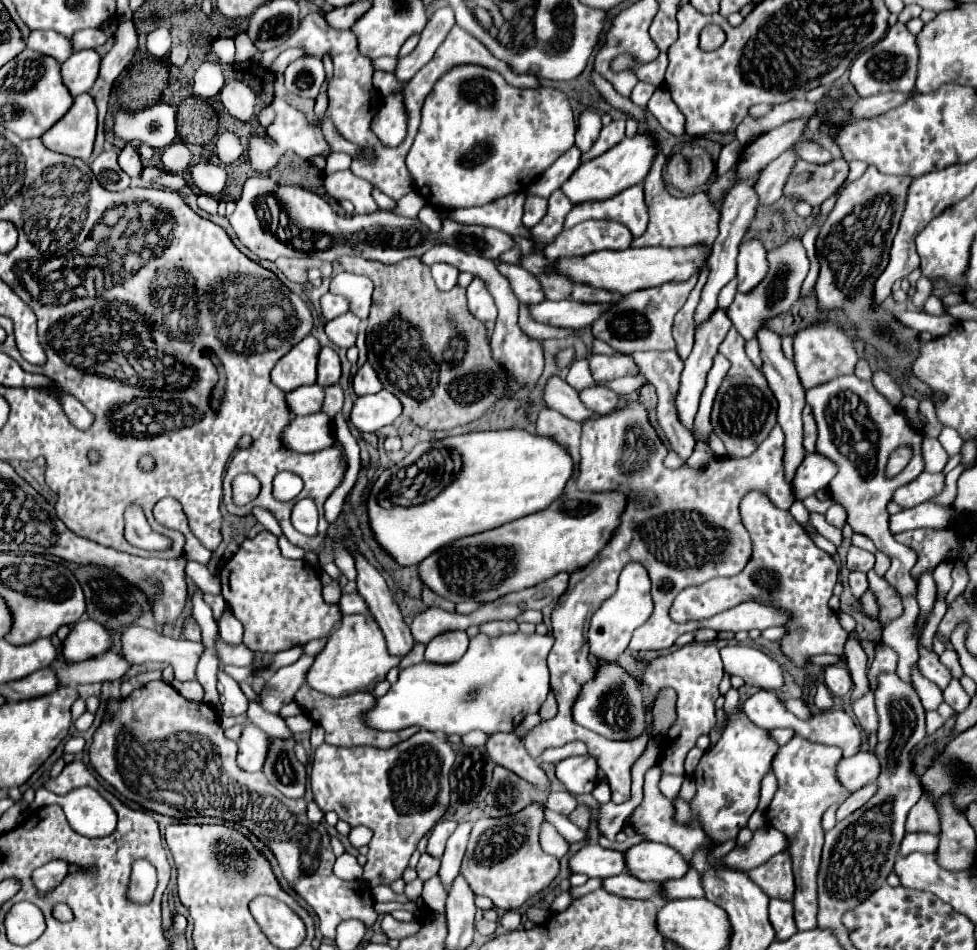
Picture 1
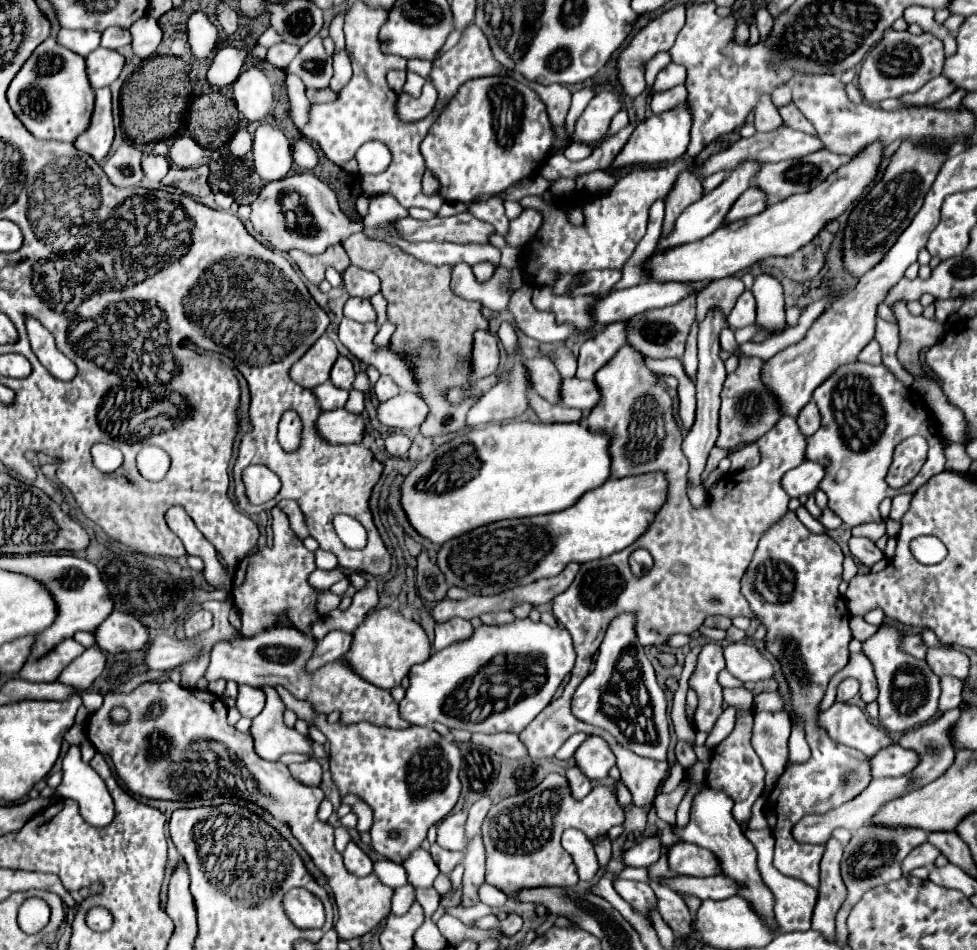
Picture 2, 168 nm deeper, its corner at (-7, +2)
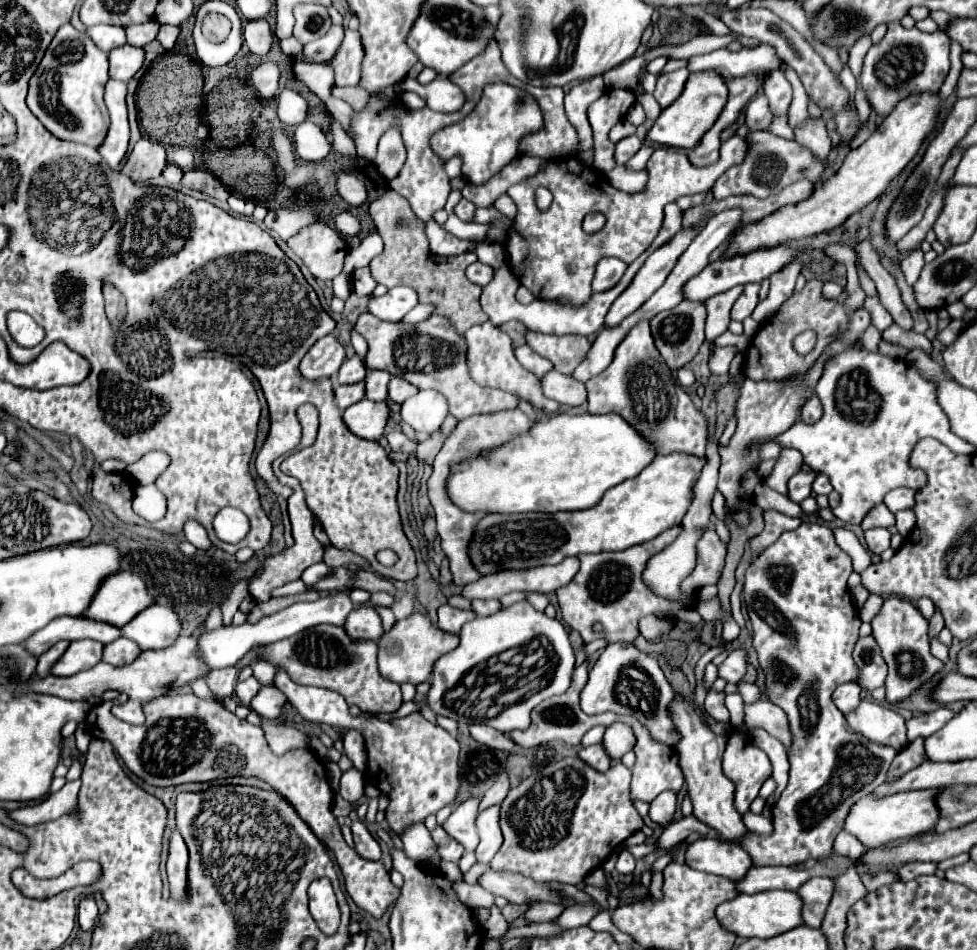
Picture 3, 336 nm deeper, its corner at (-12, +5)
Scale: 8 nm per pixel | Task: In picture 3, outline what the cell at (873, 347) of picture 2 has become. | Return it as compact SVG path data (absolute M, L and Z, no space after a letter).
M869 325L869 329L865 329L865 333L863 333L863 343L865 343L867 351L875 351L879 345L877 341L881 341L881 331L875 325Z

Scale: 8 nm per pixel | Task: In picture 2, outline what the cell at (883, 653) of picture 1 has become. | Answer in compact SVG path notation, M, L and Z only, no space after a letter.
M906 634L906 636L902 638L902 650L908 652L908 654L912 654L912 656L916 656L918 660L922 660L928 648L924 646L920 634Z

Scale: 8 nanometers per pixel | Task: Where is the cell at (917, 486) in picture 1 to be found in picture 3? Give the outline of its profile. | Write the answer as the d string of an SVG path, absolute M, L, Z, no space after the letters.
M899 511L899 513L895 513L895 519L897 519L897 523L895 523L897 531L903 537L909 535L911 529L913 529L913 525L915 525L915 513L913 511Z

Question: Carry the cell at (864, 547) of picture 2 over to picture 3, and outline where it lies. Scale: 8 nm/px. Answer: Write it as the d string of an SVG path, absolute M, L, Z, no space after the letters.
M887 529L865 531L865 541L867 541L867 547L871 553L881 555L885 549L889 549L889 539L891 539L891 533Z

